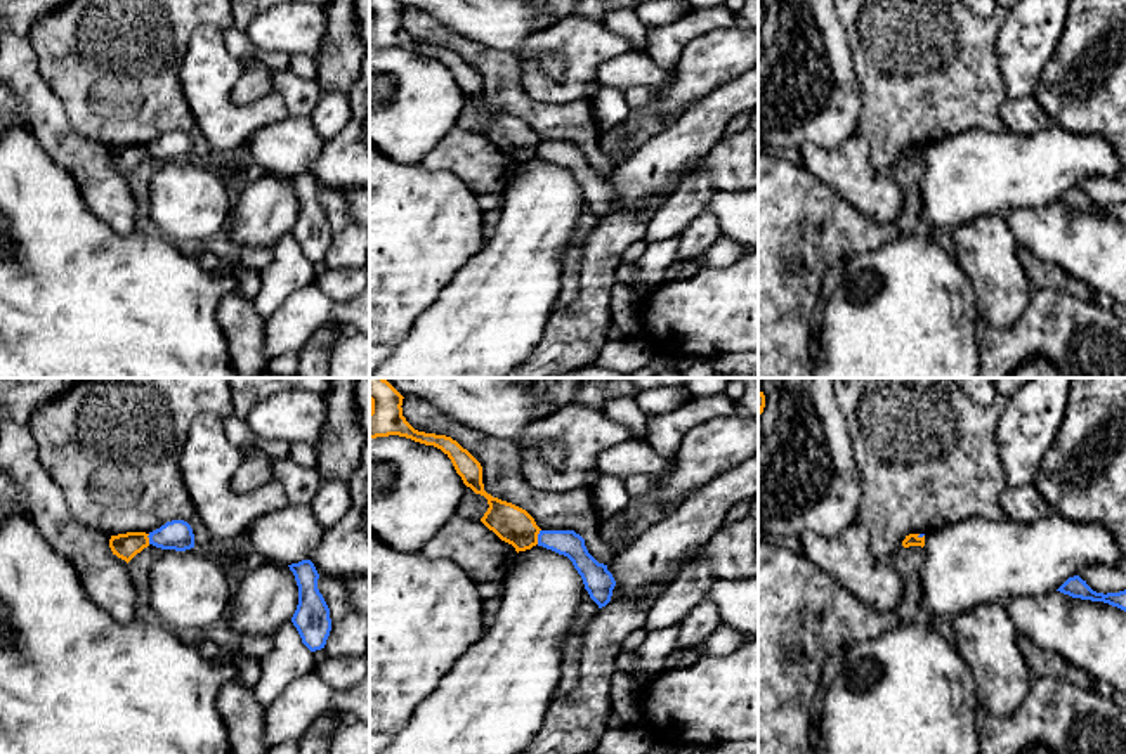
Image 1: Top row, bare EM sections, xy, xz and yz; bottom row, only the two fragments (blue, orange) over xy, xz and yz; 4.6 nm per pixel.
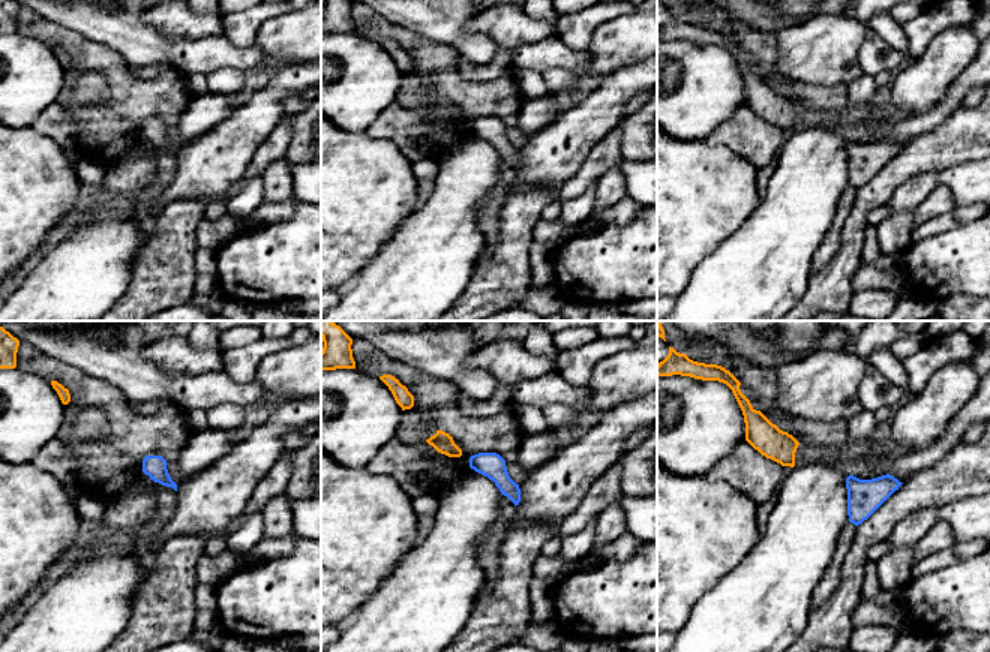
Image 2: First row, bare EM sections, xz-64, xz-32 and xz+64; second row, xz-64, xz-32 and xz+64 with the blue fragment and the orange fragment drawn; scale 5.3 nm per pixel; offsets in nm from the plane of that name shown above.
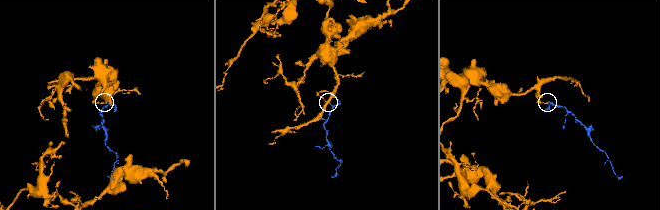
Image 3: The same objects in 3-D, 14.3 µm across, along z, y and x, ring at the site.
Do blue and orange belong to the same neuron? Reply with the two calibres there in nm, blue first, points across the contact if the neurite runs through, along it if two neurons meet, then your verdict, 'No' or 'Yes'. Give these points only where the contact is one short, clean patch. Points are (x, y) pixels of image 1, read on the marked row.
Thickness 120 nm (blue) against 170 nm. Boundary: xz (540, 529), (536, 543). No

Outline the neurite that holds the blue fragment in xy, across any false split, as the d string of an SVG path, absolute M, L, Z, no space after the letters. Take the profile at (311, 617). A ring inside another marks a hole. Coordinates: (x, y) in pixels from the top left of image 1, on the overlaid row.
M311 560L288 565L298 586L298 605L291 617L302 643L311 650L321 650L331 631L330 608L318 589L319 574Z

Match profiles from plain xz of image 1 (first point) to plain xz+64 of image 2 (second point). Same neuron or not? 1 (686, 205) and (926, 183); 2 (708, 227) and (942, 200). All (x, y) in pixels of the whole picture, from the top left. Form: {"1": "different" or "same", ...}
{"1": "same", "2": "same"}

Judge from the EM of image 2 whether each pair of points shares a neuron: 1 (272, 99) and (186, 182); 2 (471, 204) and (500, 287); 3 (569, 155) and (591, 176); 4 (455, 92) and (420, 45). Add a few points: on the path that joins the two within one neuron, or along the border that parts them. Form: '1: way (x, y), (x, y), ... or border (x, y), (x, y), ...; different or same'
1: way (251, 120), (207, 164); same
2: border (485, 248), (468, 279); different
3: border (603, 138), (558, 191); different
4: way (449, 80), (429, 57); same

